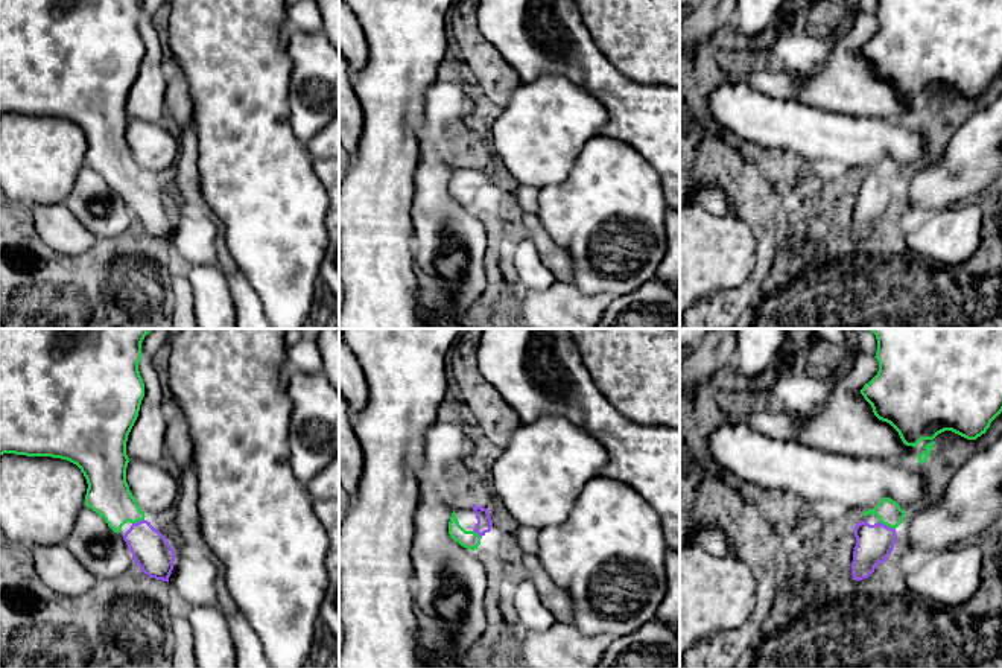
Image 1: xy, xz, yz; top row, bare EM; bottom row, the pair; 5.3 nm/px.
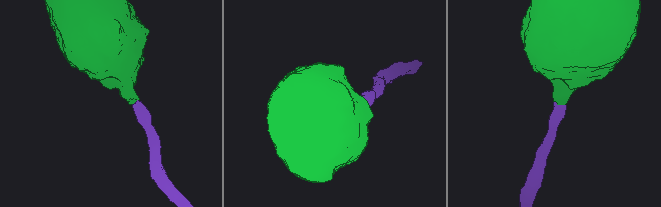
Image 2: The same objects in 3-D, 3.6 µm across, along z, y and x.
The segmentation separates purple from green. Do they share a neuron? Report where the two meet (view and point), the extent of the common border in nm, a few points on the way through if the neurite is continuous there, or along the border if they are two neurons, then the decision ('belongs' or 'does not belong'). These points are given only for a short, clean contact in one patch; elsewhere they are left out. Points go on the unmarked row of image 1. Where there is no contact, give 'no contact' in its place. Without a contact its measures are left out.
contact yz (885, 184); length 100 nm; way yz (875, 201), (884, 192), (885, 184), (888, 171); belongs

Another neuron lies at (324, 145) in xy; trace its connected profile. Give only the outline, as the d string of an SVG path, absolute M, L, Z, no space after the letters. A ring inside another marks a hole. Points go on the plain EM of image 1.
M339 113L306 146L313 158L339 160Z

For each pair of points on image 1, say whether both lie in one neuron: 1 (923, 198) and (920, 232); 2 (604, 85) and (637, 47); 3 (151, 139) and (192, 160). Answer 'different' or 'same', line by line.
1: different
2: different
3: different

